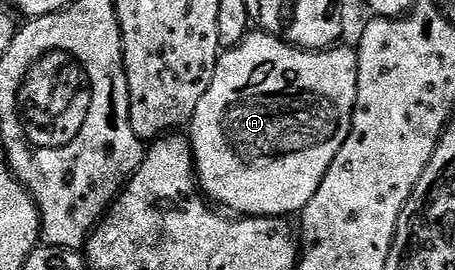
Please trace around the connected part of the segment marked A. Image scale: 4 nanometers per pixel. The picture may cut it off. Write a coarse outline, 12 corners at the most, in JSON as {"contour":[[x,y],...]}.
{"contour":[[254,31],[188,126],[199,190],[301,214],[356,107],[358,55]]}

